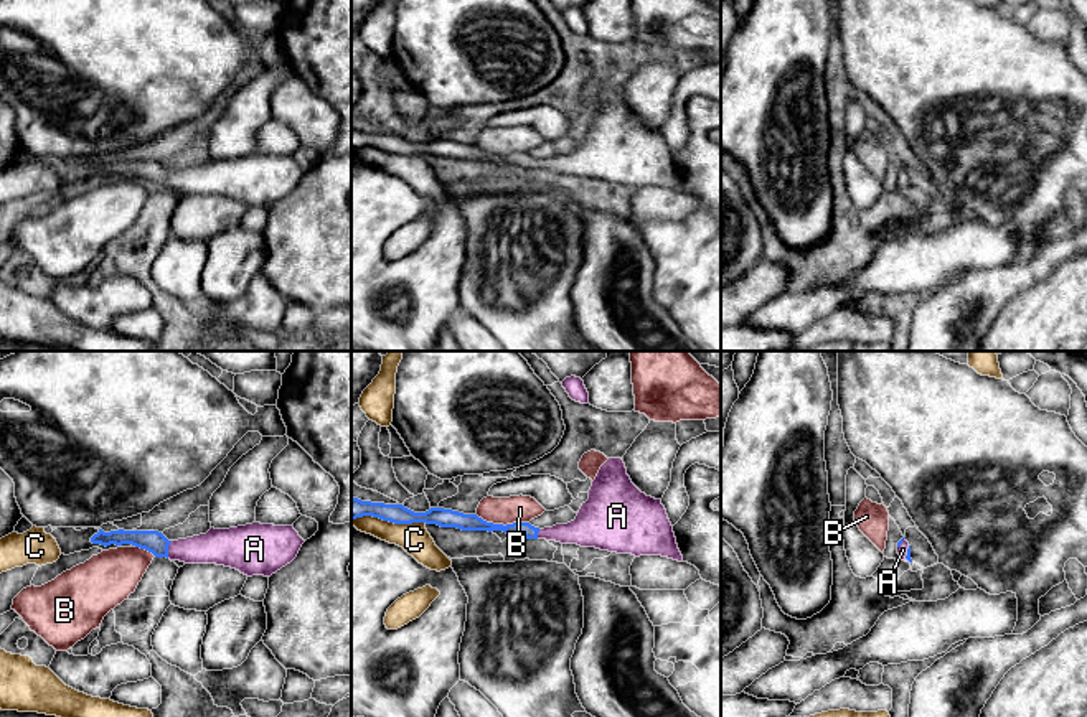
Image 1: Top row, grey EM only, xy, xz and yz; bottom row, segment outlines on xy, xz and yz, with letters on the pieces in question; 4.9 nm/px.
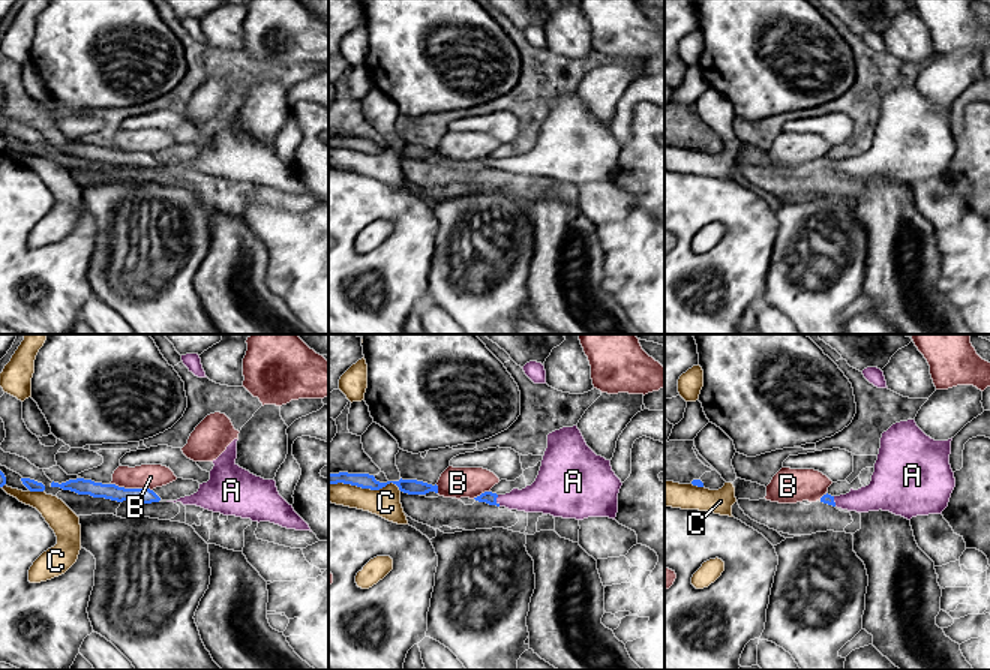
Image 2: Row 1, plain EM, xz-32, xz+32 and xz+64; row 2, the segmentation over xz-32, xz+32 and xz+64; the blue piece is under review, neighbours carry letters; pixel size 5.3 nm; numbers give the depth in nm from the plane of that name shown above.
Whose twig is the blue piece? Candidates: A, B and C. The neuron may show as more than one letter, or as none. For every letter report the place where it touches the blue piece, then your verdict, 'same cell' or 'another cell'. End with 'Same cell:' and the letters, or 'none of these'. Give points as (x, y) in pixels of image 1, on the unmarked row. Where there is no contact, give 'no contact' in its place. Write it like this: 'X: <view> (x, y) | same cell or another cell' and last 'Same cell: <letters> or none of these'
A: xy (167, 180) | same cell
B: xz (502, 155) | another cell
C: xz (390, 152) | another cell
Same cell: A

